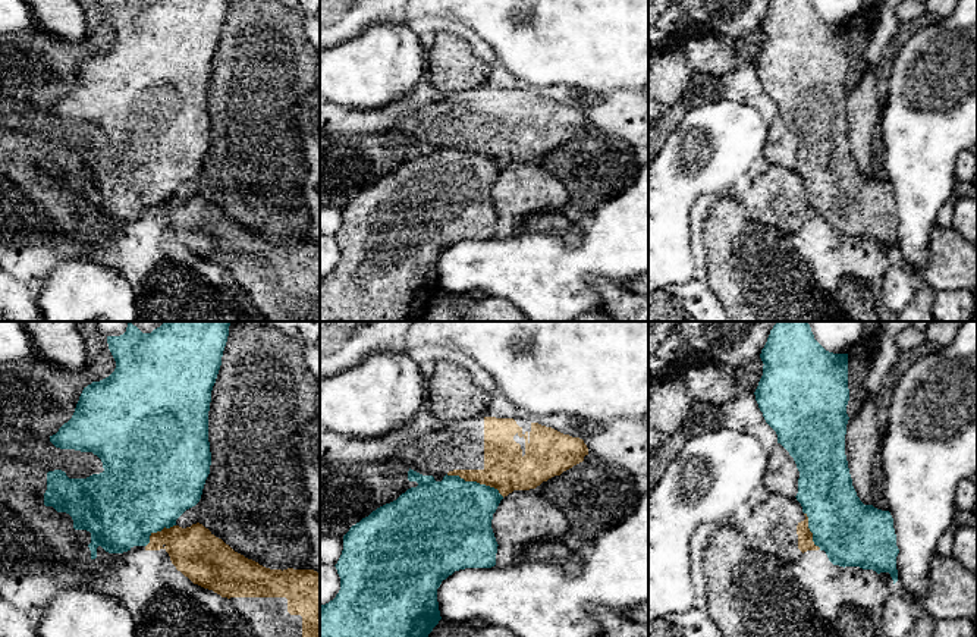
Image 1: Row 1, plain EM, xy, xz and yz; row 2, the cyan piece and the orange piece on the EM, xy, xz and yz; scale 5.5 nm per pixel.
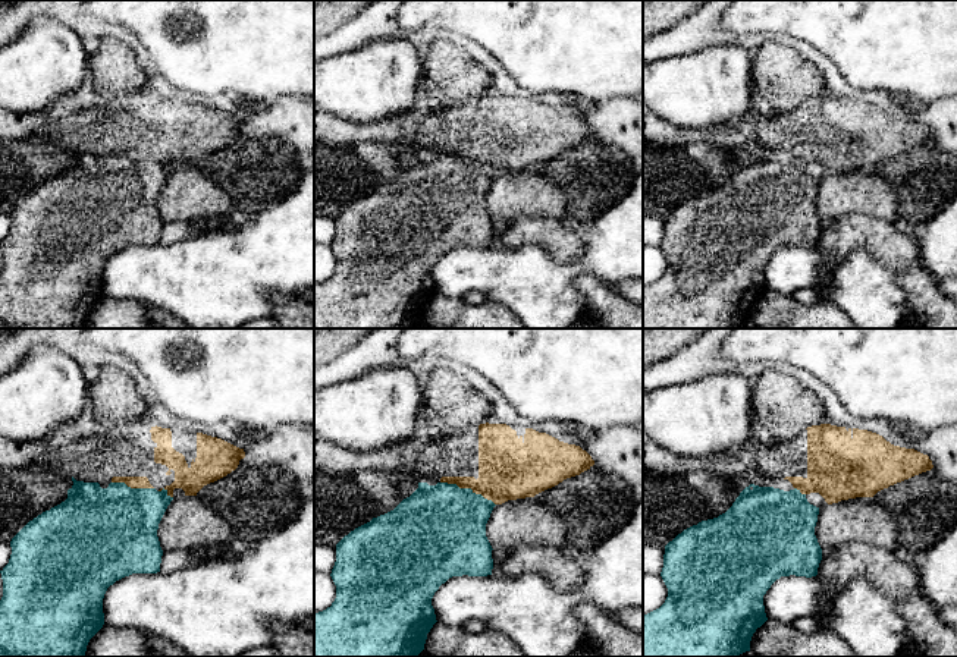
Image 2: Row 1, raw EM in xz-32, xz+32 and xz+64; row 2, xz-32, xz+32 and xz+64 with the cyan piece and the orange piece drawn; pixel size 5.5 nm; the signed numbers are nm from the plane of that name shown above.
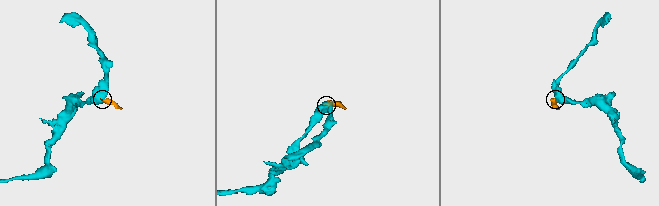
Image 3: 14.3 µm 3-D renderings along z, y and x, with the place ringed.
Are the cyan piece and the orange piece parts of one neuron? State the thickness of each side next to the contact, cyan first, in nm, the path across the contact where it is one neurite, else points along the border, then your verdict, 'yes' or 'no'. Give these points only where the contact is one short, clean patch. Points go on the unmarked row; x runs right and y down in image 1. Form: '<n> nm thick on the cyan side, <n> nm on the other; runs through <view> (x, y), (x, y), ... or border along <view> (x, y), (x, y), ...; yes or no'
440 nm thick on the cyan side, 240 nm on the other; border along xz (446, 146), (458, 146), (465, 151), (493, 157), (503, 168); no

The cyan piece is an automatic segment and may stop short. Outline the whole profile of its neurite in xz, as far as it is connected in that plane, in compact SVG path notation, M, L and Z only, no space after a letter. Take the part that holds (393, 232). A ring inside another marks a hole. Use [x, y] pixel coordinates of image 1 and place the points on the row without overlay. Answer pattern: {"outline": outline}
{"outline": "M411 139L408 151L418 157L377 179L343 207L343 222L334 236L340 261L333 272L320 277L320 321L421 321L442 291L437 273L442 252L459 241L496 236L499 216L491 191L503 170L497 160L447 145L436 153L433 147Z"}

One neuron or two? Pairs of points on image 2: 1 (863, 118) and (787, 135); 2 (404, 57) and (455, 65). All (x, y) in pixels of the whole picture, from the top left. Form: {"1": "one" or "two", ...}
{"1": "one", "2": "two"}

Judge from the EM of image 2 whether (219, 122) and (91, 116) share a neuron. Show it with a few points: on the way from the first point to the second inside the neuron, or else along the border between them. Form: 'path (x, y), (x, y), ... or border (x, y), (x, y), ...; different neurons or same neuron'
path (187, 122), (124, 122); same neuron

